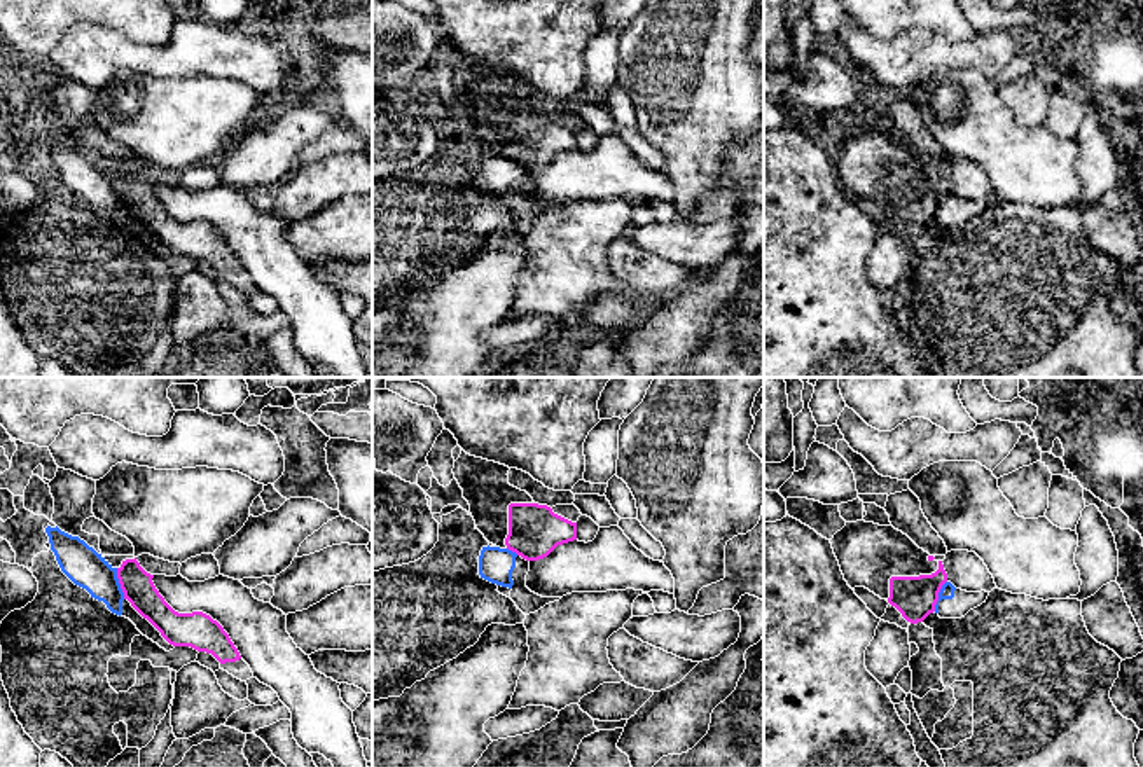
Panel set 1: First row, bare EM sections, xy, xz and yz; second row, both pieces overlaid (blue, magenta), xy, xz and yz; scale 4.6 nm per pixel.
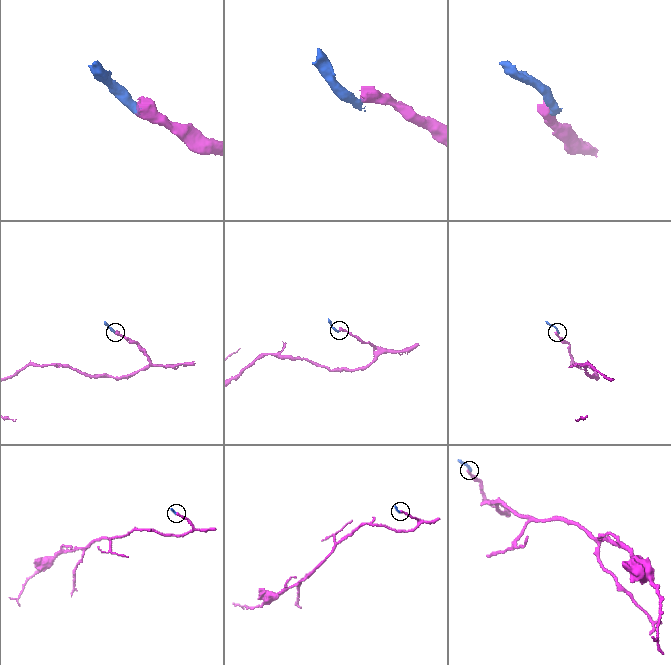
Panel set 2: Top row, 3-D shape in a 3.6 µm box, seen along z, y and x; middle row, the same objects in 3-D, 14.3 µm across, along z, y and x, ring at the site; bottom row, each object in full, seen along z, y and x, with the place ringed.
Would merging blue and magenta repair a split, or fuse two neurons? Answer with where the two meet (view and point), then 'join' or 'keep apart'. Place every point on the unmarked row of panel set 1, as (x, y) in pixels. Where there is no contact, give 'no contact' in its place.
contact xy (119, 193); keep apart

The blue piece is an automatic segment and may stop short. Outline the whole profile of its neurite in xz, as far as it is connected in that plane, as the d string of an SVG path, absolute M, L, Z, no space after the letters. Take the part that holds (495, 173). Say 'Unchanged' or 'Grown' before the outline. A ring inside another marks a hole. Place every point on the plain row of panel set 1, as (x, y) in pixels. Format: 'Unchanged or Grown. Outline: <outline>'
Grown. Outline: M482 155L479 164L481 187L510 197L510 208L524 222L535 222L561 206L542 206L526 196L530 169L516 161L500 155Z

